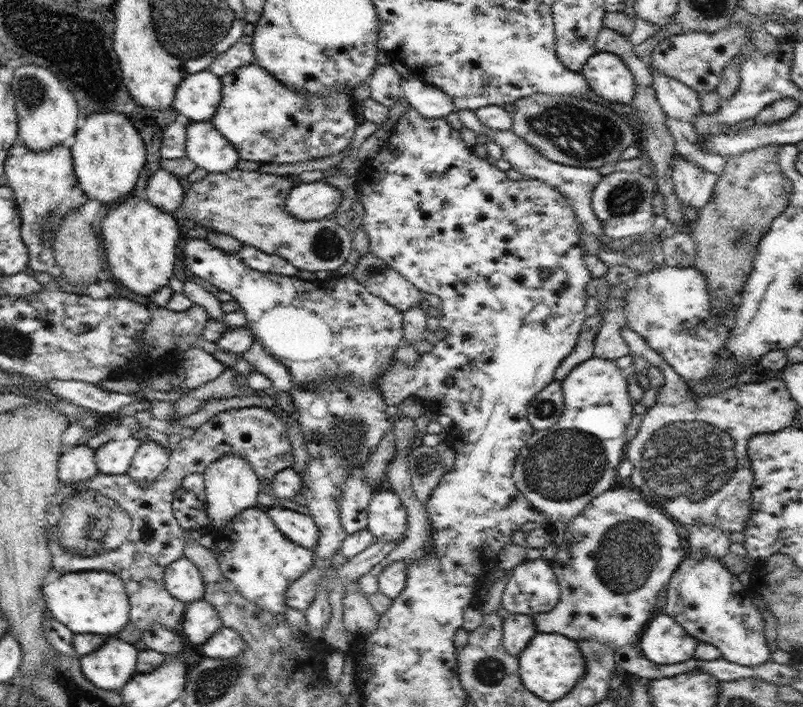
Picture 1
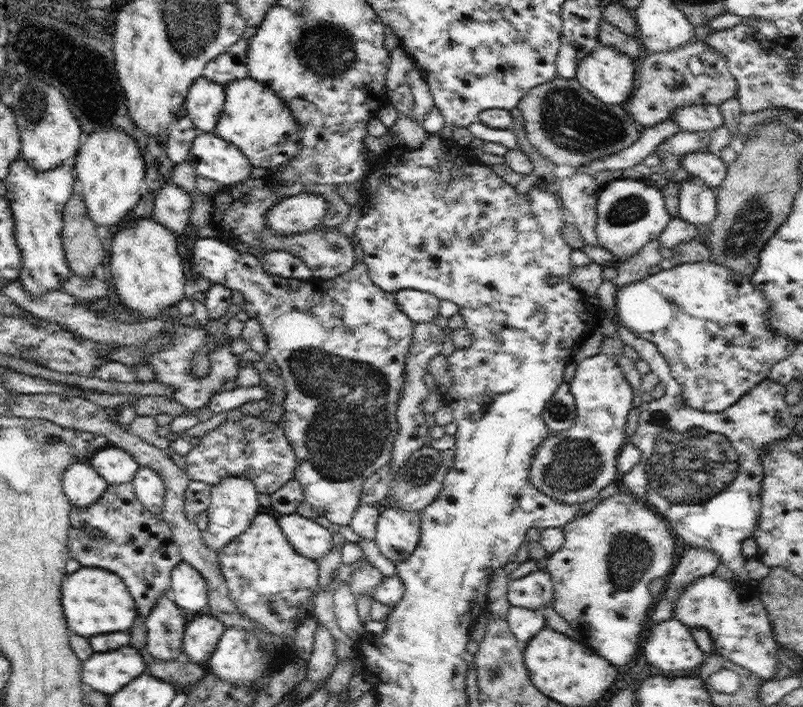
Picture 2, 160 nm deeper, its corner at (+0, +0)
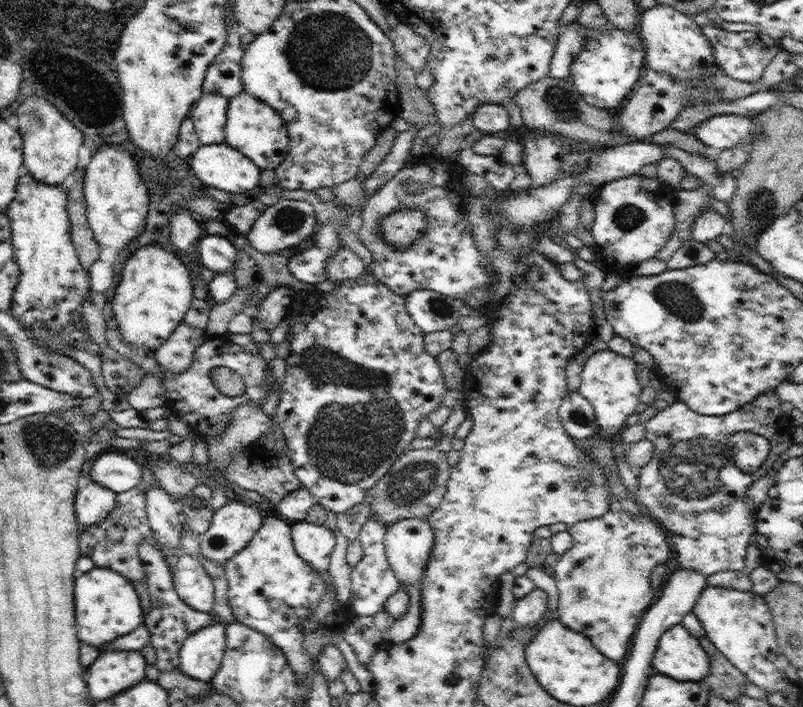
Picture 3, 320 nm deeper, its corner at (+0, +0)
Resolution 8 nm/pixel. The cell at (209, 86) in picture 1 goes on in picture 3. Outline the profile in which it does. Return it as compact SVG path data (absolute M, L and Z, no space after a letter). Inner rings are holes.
M203 93L190 112L201 144L225 142L228 99L217 93Z

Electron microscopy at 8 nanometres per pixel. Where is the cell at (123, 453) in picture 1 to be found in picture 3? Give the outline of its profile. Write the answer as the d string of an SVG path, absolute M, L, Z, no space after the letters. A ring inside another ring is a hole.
M120 451L97 455L88 464L91 480L120 493L142 485L141 465L135 453Z

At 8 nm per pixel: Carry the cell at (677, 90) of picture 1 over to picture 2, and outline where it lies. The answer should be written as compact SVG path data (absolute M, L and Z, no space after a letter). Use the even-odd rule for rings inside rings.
M687 104L681 106L668 119L672 119L679 126L679 132L712 130L721 124L725 124L721 110L712 104Z

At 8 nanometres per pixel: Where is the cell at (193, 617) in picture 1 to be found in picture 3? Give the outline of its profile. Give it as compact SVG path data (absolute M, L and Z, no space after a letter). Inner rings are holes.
M216 620L214 624L211 624L206 628L201 628L200 630L188 635L188 638L184 640L181 649L179 650L178 667L188 676L208 683L220 668L225 653L225 646L225 624Z

